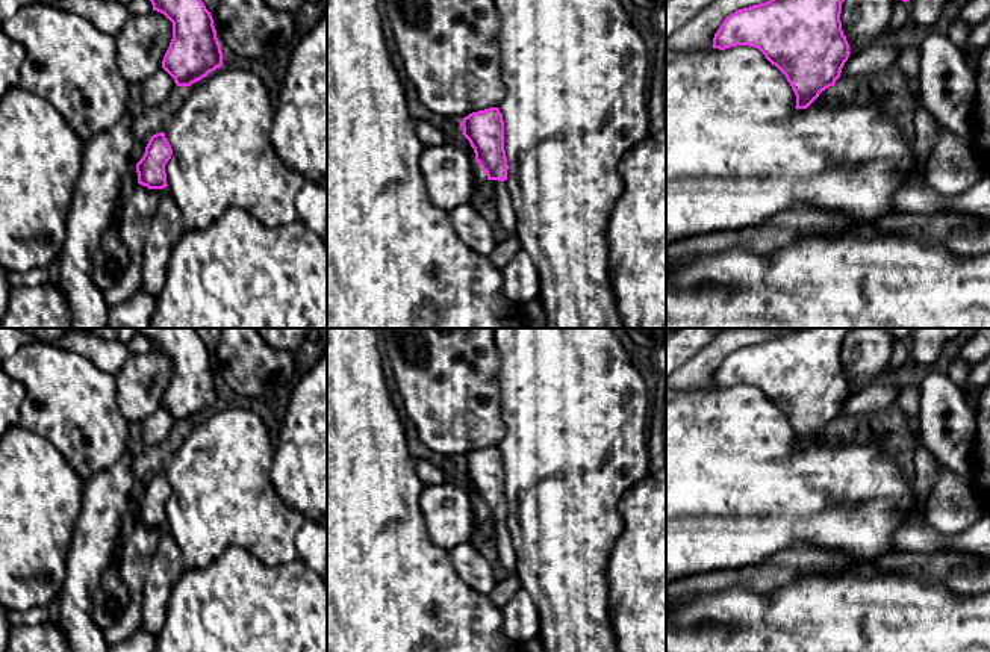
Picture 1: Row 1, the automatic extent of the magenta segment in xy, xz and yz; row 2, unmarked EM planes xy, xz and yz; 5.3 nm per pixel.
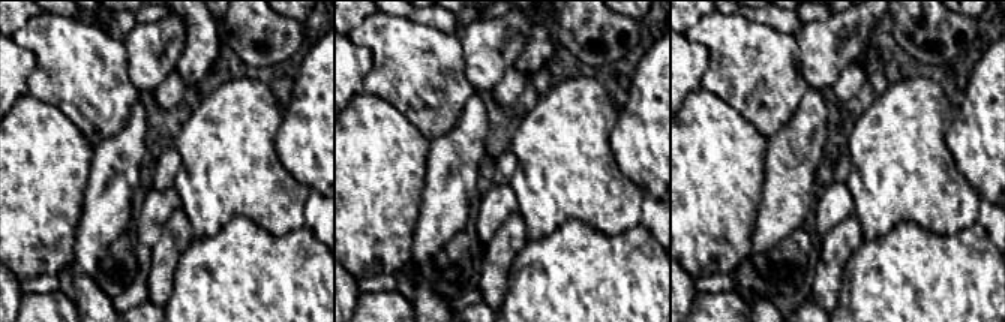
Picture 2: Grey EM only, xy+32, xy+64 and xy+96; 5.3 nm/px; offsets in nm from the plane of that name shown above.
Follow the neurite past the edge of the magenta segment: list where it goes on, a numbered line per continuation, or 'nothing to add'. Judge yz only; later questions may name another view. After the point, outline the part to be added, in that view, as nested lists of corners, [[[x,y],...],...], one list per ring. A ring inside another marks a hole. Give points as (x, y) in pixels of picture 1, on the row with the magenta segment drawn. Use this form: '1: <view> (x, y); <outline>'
nothing to add

